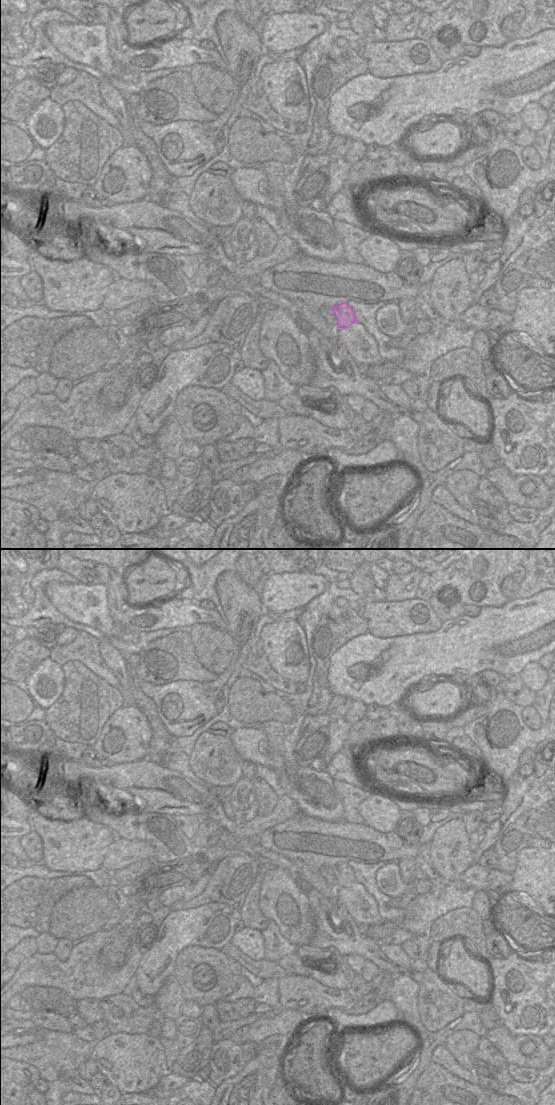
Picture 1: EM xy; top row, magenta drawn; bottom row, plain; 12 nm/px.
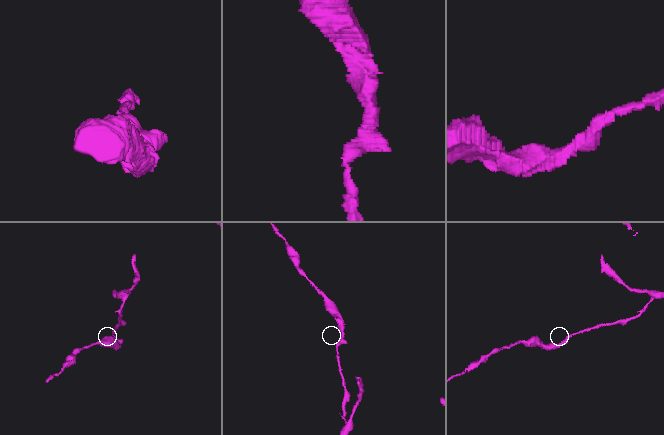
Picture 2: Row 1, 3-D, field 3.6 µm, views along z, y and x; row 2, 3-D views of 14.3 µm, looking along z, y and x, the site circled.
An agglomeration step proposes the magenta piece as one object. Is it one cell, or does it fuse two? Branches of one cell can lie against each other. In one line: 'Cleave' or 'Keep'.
Keep

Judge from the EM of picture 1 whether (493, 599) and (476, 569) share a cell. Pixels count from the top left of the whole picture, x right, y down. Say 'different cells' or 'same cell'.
same cell

